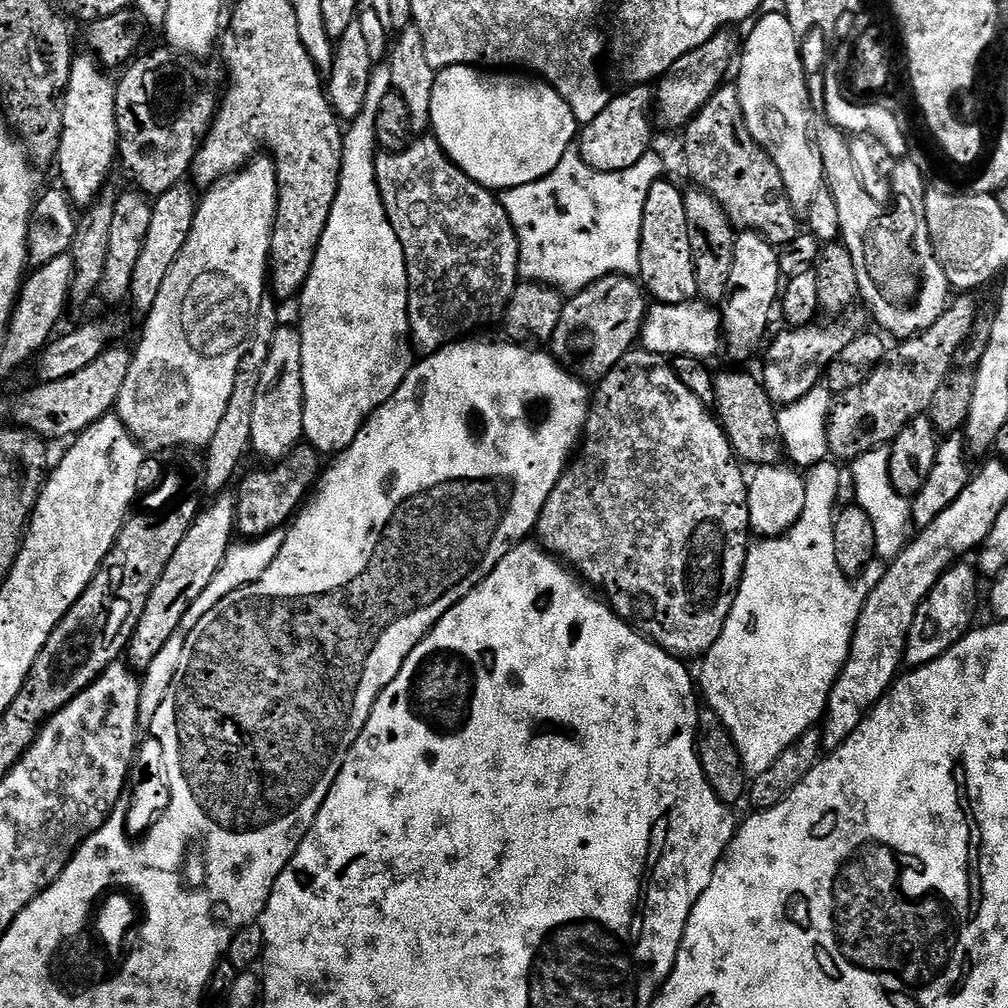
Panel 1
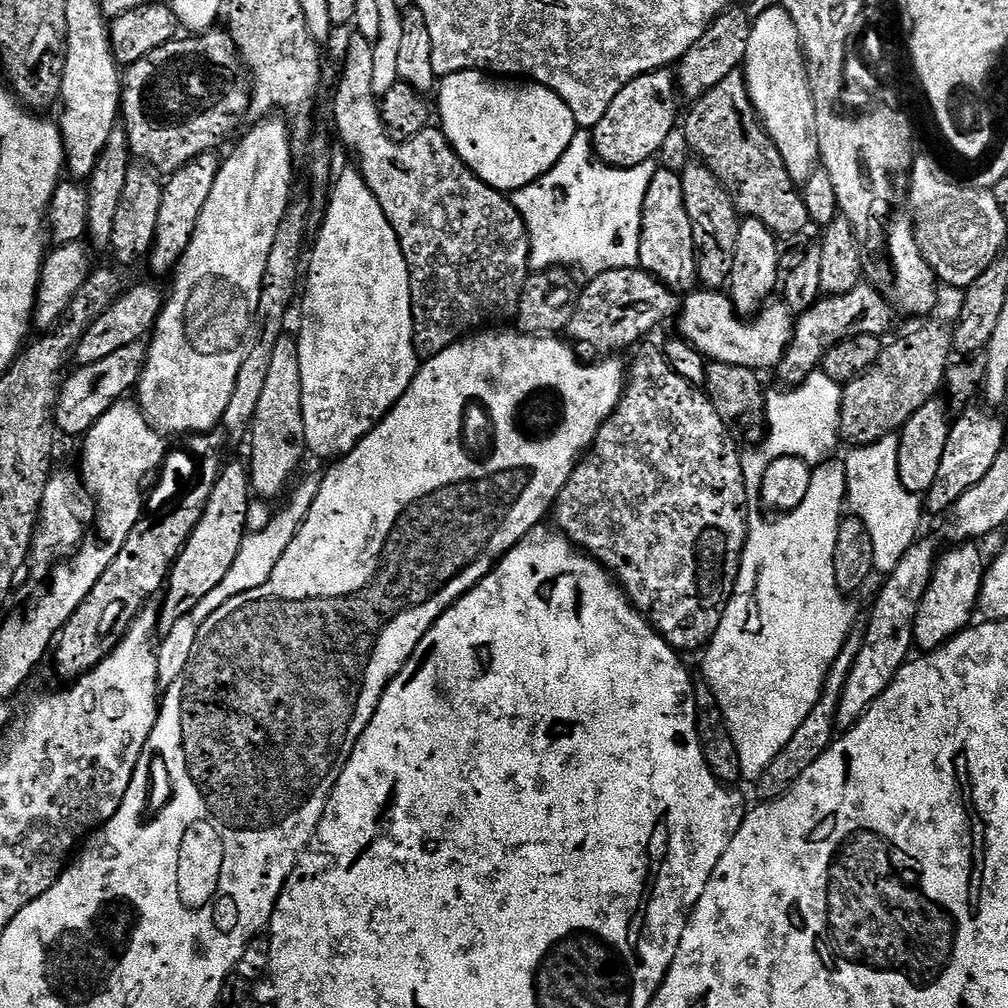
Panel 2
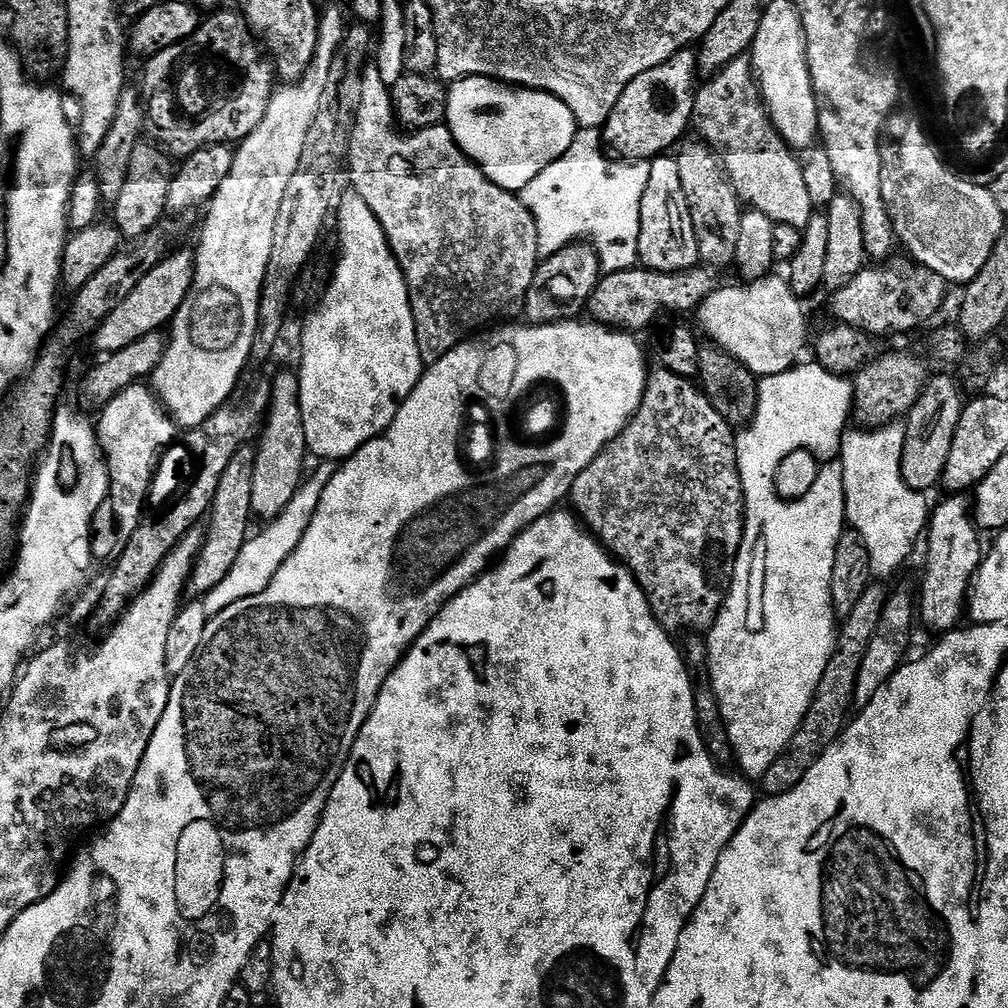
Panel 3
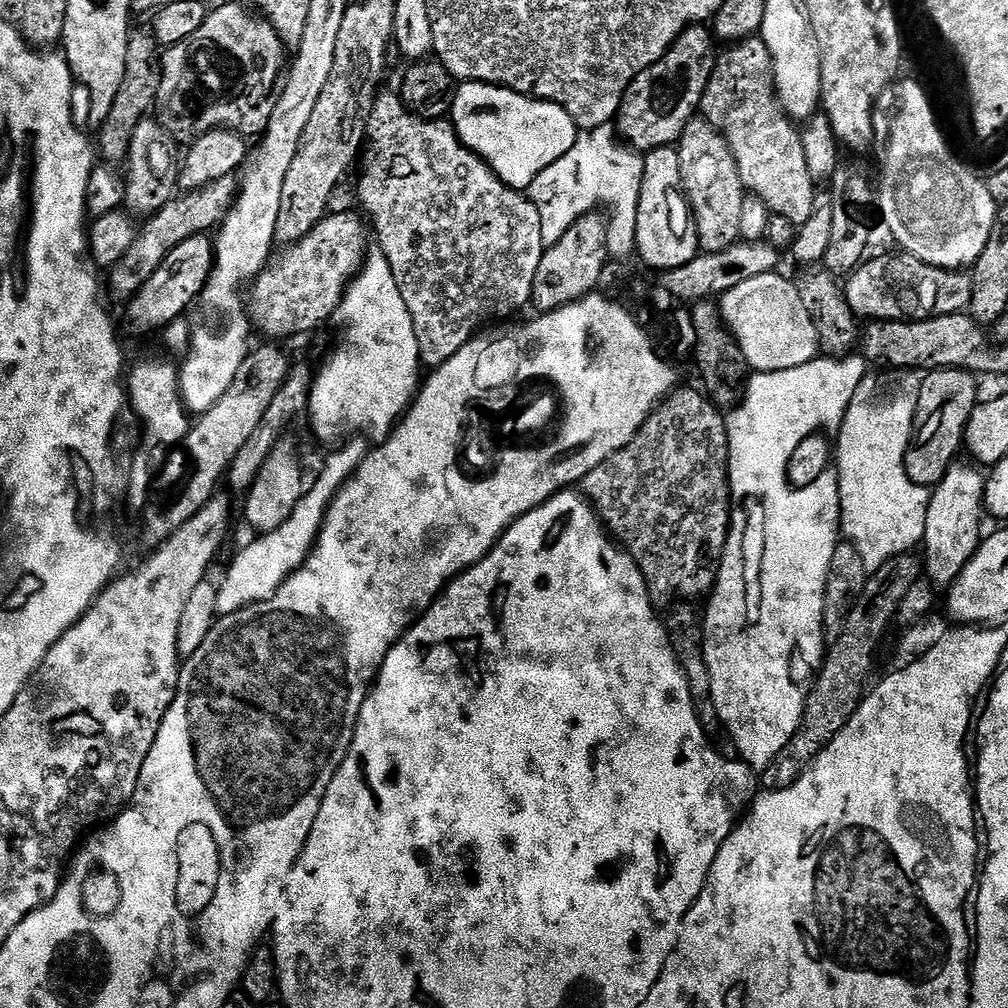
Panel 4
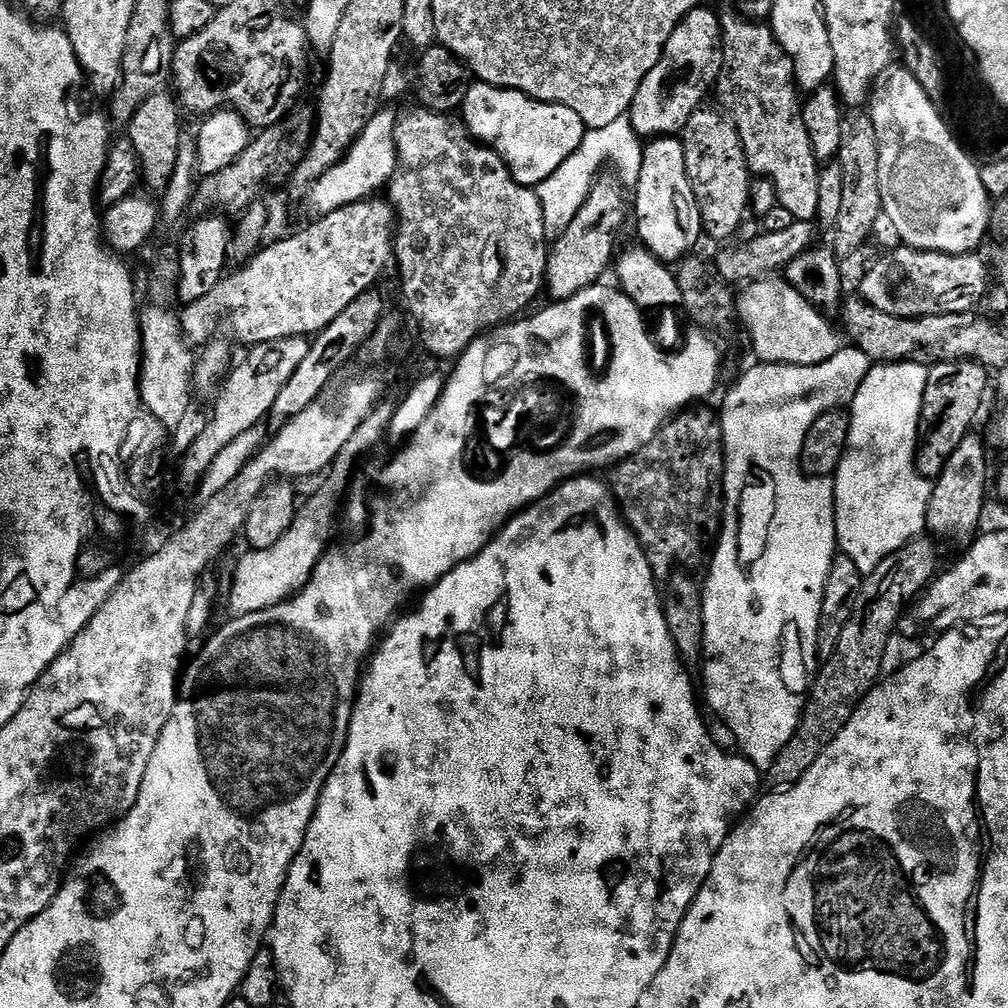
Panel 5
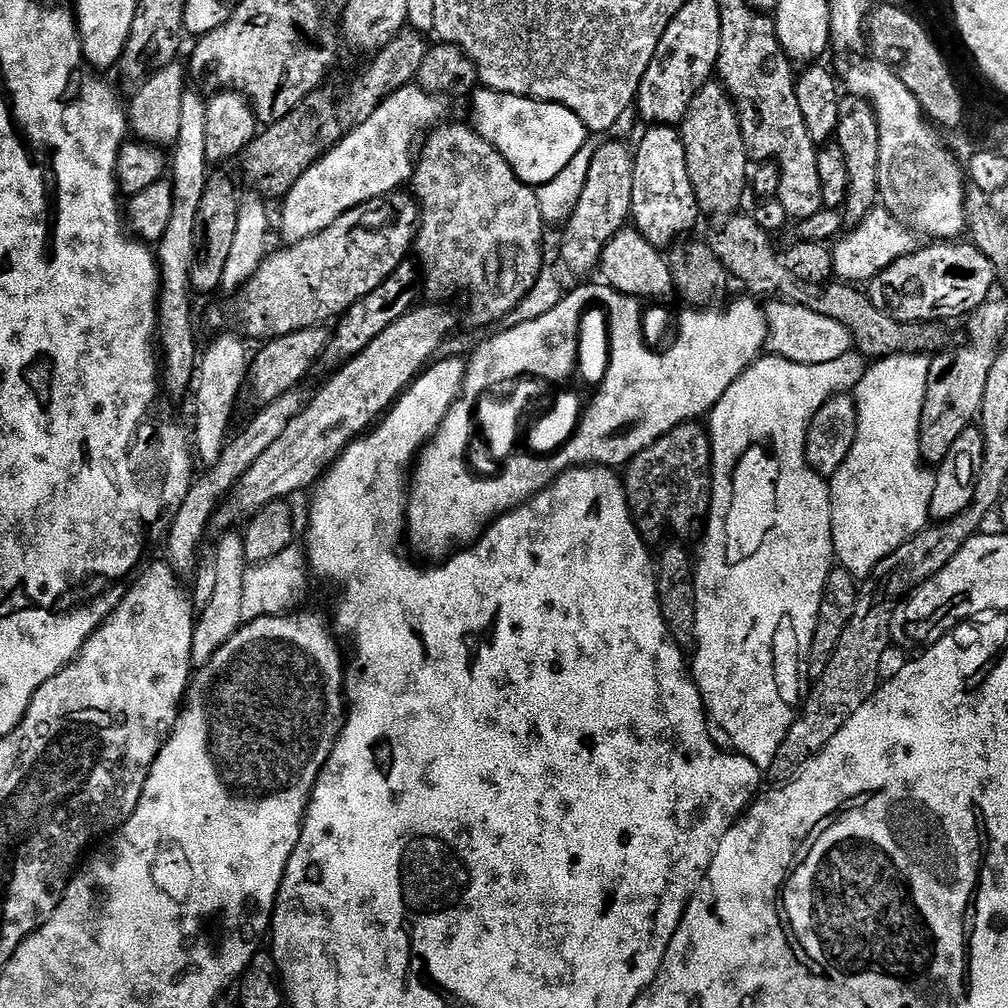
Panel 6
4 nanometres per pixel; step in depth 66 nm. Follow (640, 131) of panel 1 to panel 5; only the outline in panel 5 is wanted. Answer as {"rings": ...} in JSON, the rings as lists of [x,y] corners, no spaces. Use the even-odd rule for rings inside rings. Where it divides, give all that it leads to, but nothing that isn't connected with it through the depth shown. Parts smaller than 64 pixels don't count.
{"rings":[[[708,6],[695,8],[684,16],[682,23],[670,34],[670,38],[666,42],[654,70],[650,70],[650,74],[646,74],[646,78],[642,78],[642,82],[638,86],[638,92],[634,94],[632,107],[628,109],[627,115],[640,137],[655,138],[657,136],[683,133],[686,122],[690,122],[690,118],[697,109],[707,101],[704,99],[707,96],[709,99],[710,93],[715,89],[716,80],[722,70],[724,34],[720,26],[719,15],[715,11],[712,13],[710,8]]]}

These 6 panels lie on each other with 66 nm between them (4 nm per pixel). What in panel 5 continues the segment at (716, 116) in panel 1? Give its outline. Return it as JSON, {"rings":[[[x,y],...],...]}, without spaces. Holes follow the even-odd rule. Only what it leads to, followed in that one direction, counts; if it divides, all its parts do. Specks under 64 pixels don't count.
{"rings":[[[735,10],[719,13],[720,26],[724,34],[722,70],[716,80],[714,100],[736,125],[748,167],[757,177],[772,181],[776,190],[777,203],[792,213],[794,220],[815,221],[818,210],[818,180],[820,168],[814,150],[810,146],[810,134],[806,134],[801,97],[796,97],[794,73],[788,55],[776,41],[767,23],[749,20]]]}

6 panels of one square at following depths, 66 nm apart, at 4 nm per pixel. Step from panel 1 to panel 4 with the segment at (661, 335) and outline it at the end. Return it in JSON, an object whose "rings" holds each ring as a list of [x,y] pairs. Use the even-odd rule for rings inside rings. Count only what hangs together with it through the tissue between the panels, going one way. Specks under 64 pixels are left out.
{"rings":[[[779,271],[758,274],[758,278],[741,282],[739,286],[734,286],[734,290],[724,293],[718,300],[720,319],[735,338],[736,345],[742,350],[753,373],[794,370],[798,366],[806,366],[806,362],[815,360],[821,355],[818,330],[810,314],[806,314],[806,306],[802,306],[802,298],[795,283],[780,275]]]}

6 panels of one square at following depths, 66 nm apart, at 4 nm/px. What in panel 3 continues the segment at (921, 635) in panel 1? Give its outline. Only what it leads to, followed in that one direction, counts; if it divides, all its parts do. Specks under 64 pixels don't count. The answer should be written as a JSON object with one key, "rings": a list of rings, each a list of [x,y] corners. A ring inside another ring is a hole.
{"rings":[[[948,494],[943,498],[945,500],[937,508],[935,505],[930,512],[926,529],[928,553],[924,556],[924,577],[920,580],[920,600],[918,596],[919,623],[921,620],[926,627],[933,628],[936,634],[943,634],[961,627],[963,620],[960,619],[965,619],[966,616],[966,605],[968,593],[972,590],[972,580],[975,578],[976,571],[980,568],[980,564],[984,561],[986,555],[985,545],[980,545],[981,533],[977,529],[969,497],[964,494]]]}

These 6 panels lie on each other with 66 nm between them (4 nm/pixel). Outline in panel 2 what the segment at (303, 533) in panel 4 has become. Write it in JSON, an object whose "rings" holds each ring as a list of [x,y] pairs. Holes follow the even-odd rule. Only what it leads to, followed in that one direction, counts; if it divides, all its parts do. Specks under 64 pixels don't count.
{"rings":[[[324,472],[310,473],[294,490],[288,504],[280,511],[280,509],[273,515],[272,520],[265,526],[262,531],[247,533],[242,542],[242,547],[238,550],[238,555],[234,560],[230,571],[222,582],[210,593],[202,598],[201,602],[195,606],[190,614],[190,618],[196,625],[199,626],[209,617],[210,614],[219,606],[224,605],[230,598],[237,596],[240,593],[246,593],[250,589],[257,589],[266,582],[269,575],[273,573],[274,566],[278,564],[279,558],[285,552],[286,547],[296,536],[297,530],[300,528],[302,522],[309,513],[309,508],[314,502],[314,498],[320,489],[320,482],[324,480]]]}

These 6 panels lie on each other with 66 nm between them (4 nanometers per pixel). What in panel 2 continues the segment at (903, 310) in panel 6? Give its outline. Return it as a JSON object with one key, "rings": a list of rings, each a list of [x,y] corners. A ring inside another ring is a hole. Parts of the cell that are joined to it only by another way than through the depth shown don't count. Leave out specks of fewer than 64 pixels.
{"rings":[[[862,282],[854,290],[841,296],[824,296],[810,310],[799,313],[792,329],[792,341],[779,364],[775,375],[780,375],[781,385],[795,386],[801,384],[810,374],[823,365],[824,355],[833,348],[837,340],[848,340],[852,336],[883,337],[883,332],[892,328],[893,307],[878,289],[868,282]]]}

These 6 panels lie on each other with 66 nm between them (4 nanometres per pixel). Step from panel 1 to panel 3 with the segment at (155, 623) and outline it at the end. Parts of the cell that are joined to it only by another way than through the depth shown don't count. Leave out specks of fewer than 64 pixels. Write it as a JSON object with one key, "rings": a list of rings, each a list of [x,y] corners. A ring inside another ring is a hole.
{"rings":[[[242,446],[236,451],[234,458],[230,458],[230,462],[226,465],[222,479],[218,481],[218,490],[214,494],[210,515],[206,520],[204,544],[200,547],[200,552],[196,555],[196,565],[188,576],[186,592],[189,597],[204,598],[226,578],[249,535],[248,520],[253,519],[250,494],[254,486],[256,448],[248,447]]]}

